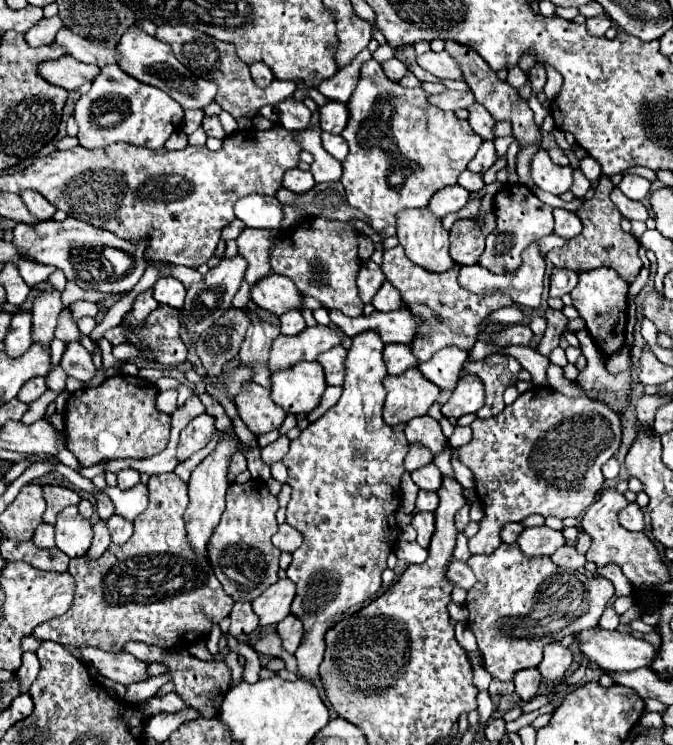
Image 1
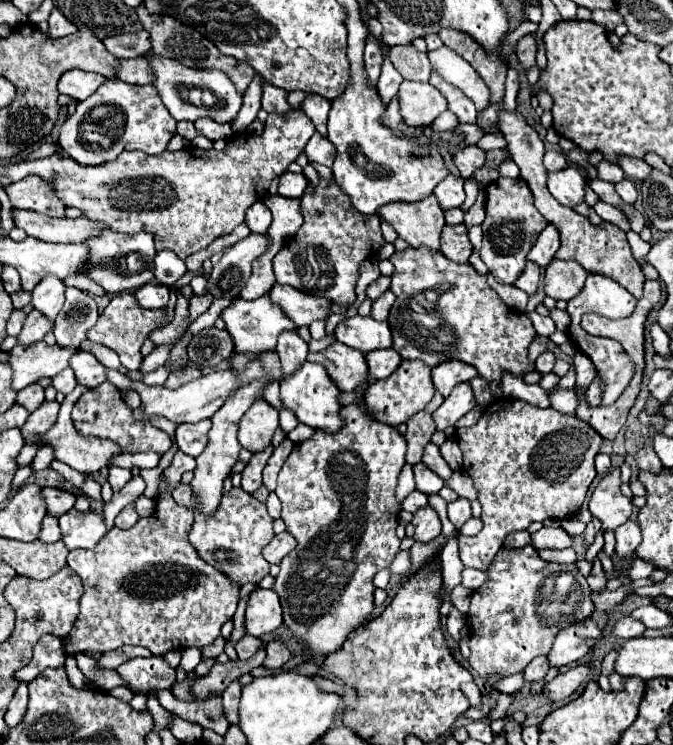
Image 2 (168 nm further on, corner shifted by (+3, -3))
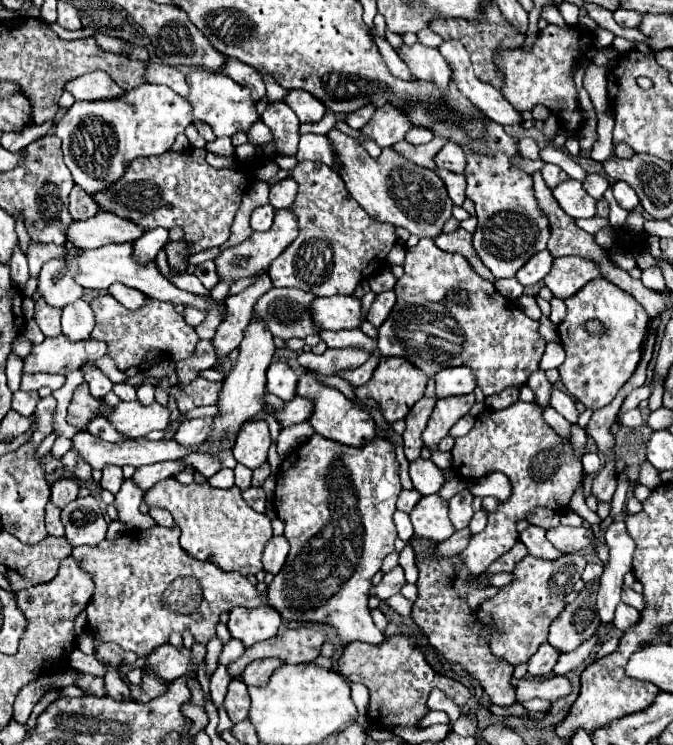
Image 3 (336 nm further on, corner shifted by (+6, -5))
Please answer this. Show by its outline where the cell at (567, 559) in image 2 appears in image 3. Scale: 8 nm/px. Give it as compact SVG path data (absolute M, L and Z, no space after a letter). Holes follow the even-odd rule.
M530 526L528 530L524 530L520 534L520 540L526 544L528 554L536 556L536 558L544 558L544 560L554 560L560 558L562 552L556 550L554 546L550 546L550 542L546 542L546 530L538 528L538 526Z

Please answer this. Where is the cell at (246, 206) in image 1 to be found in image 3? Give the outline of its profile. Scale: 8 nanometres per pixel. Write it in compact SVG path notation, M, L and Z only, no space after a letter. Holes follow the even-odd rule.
M270 204L256 208L256 210L252 212L252 218L250 218L250 226L252 226L252 230L258 230L258 232L266 232L266 230L270 230L274 212L276 212L276 210L274 210Z

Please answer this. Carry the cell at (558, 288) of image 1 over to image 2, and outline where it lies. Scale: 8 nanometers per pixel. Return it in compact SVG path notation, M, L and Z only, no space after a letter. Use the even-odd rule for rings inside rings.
M553 258L545 268L545 292L555 300L571 300L581 292L587 276L589 272L585 272L575 260Z

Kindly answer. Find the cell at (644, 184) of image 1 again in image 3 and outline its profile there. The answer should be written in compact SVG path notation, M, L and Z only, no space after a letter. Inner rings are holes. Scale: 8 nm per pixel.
M616 182L616 184L612 186L612 192L614 192L616 202L618 202L624 210L632 210L632 208L638 204L636 192L634 192L626 182Z

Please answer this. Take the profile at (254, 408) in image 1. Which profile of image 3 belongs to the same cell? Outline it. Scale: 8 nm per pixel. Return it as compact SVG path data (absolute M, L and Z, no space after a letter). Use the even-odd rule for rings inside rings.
M248 420L238 432L238 440L232 454L240 464L254 470L266 460L270 444L272 440L266 420Z

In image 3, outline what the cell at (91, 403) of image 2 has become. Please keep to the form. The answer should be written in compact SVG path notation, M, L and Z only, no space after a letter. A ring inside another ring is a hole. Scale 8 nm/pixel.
M82 382L72 396L72 402L68 406L68 424L72 424L78 430L86 430L88 424L96 418L96 416L108 416L112 414L112 406L108 406L102 398L94 398L86 386L86 382Z

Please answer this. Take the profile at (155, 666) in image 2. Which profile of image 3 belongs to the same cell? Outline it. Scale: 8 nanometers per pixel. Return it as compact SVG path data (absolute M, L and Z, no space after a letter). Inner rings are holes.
M172 644L158 646L144 664L144 670L150 670L162 682L172 682L174 678L190 670L190 652L186 648L174 648Z

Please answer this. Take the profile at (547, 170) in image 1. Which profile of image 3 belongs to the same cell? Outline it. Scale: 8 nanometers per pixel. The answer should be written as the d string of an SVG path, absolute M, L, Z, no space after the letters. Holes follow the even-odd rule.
M568 178L552 190L560 208L572 218L592 218L596 216L596 200L582 188L582 182Z

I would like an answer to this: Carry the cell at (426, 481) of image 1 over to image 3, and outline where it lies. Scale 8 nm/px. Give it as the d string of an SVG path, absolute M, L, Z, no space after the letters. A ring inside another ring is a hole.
M424 458L410 462L410 478L414 482L414 488L422 496L436 494L442 488L442 484L446 482L442 470L432 460L424 460Z

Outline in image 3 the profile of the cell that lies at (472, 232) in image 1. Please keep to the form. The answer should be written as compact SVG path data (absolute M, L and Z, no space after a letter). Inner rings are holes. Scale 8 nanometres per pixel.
M458 228L452 234L440 234L440 236L434 238L434 244L438 248L442 248L444 252L458 252L458 254L462 254L464 258L468 258L468 262L474 266L474 270L478 270L478 274L481 274L482 278L492 283L495 282L496 279L490 270L478 260L476 250L472 248L472 234L470 232Z

